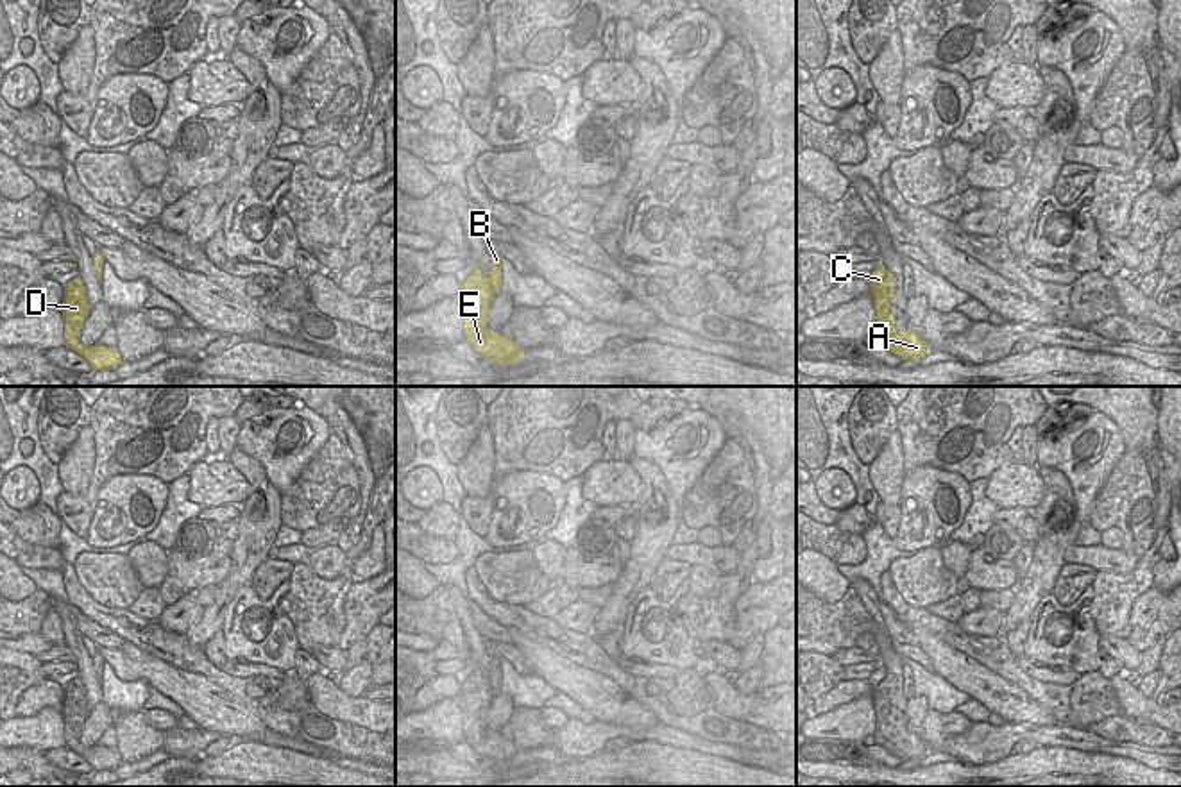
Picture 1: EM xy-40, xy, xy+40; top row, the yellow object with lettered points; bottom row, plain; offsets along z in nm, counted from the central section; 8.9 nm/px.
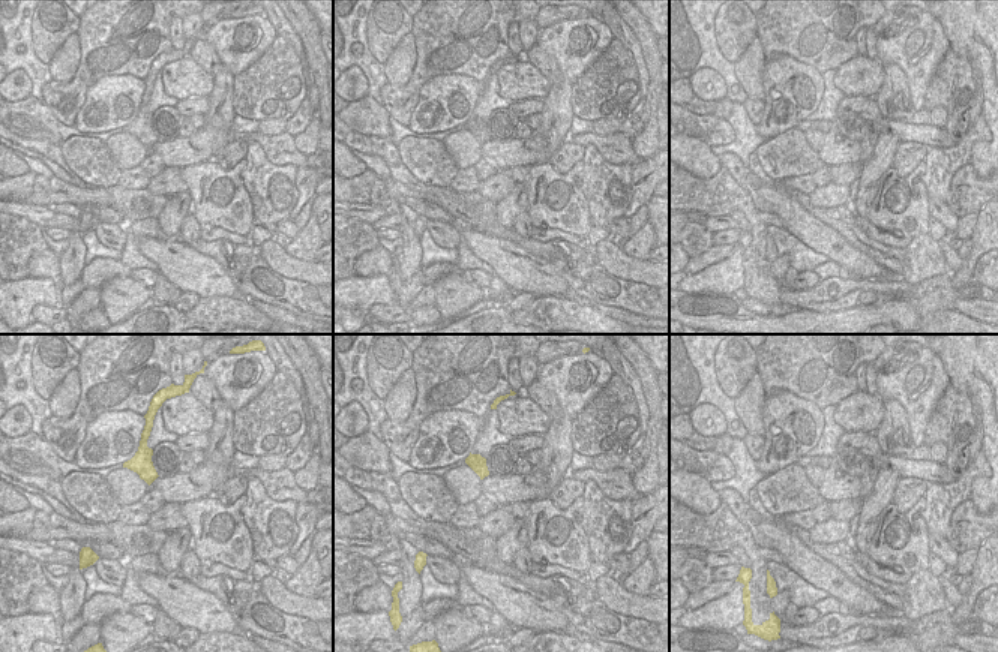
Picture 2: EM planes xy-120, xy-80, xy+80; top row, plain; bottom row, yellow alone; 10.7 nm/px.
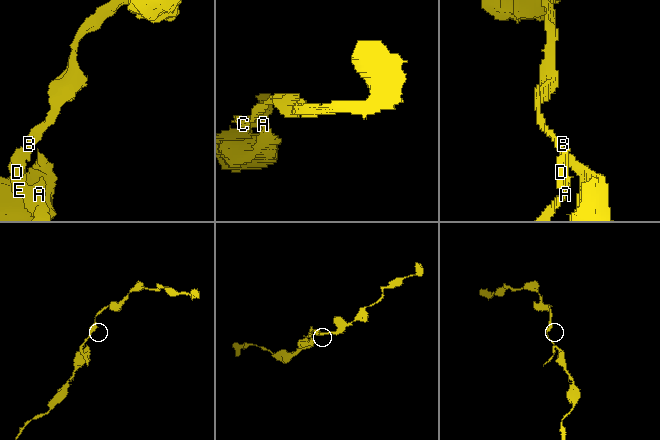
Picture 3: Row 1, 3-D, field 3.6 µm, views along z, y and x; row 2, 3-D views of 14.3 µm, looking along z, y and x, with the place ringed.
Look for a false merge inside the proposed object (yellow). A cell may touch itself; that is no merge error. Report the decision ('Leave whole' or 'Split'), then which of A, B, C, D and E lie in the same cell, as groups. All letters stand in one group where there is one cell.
Split. Groups: A C D E / B

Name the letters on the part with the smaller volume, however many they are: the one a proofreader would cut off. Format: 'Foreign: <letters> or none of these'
Foreign: A, C, D, E

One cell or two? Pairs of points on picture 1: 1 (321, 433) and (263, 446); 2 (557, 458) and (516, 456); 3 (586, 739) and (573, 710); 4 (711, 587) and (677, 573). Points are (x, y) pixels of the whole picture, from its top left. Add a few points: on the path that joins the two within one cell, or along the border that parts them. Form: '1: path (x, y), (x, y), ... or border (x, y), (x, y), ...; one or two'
1: path (306, 449), (285, 460), (274, 460); one
2: path (546, 456), (526, 456); one
3: border (569, 718), (580, 721); two
4: border (691, 566), (688, 578); two

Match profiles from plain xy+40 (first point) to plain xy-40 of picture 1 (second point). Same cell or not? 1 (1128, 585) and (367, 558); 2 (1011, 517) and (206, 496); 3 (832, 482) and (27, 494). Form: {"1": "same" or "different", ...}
{"1": "different", "2": "different", "3": "same"}

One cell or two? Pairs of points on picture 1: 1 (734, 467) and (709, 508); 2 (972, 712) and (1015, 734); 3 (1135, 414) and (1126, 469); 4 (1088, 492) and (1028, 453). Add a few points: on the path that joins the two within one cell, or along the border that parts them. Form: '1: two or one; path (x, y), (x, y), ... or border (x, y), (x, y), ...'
1: one; path (730, 478), (720, 498)
2: two; border (972, 721), (983, 723)
3: two; border (1126, 448), (1140, 453)
4: two; border (1040, 431), (1036, 462)

